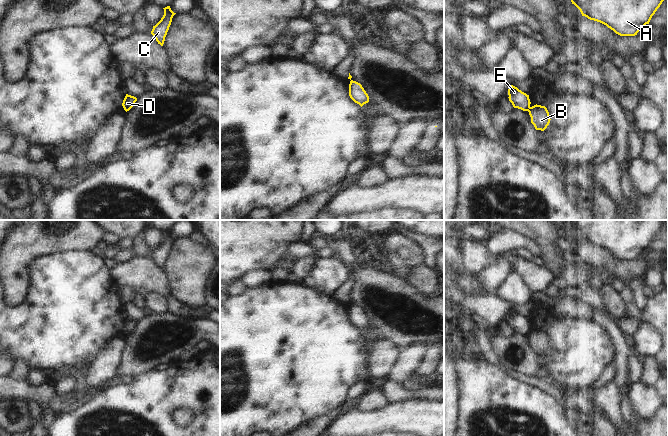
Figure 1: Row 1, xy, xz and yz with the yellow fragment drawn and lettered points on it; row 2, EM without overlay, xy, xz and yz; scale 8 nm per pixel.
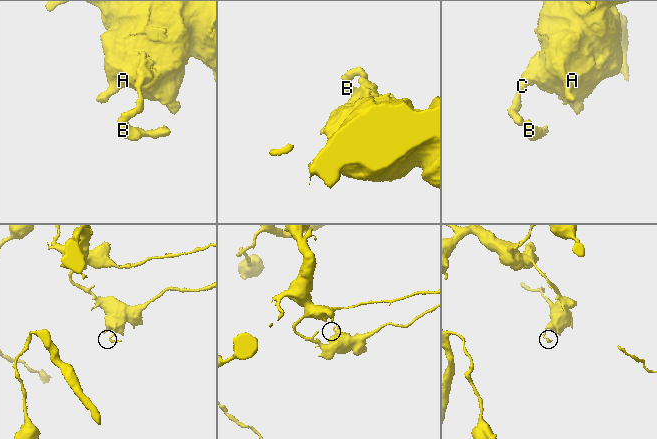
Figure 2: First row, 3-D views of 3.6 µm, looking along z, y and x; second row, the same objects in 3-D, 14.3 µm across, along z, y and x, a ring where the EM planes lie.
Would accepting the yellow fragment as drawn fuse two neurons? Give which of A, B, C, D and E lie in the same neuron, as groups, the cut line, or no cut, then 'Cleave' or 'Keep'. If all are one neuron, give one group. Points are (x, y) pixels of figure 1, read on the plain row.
Groups: A C D E / B. Split along yz (530, 331), (527, 334). Cleave

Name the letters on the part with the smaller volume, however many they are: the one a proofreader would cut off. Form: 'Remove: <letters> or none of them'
Remove: B

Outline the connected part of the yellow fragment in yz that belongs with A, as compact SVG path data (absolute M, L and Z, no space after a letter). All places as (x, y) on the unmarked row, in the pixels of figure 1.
M571 220L582 240L606 249L620 260L635 260L646 249L668 220Z

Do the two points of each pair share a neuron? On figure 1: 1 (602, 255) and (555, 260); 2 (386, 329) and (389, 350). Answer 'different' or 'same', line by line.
1: different
2: different

